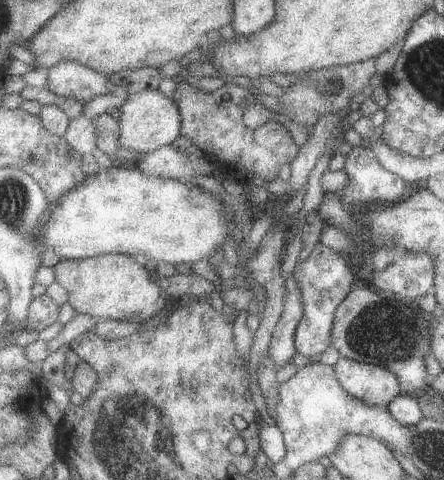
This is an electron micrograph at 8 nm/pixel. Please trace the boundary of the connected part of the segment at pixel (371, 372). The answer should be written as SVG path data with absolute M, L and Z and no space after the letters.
M339 356L332 369L340 387L365 404L386 406L400 393L397 379L383 367Z

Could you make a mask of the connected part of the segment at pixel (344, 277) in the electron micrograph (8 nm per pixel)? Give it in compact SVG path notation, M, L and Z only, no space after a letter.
M320 242L313 247L306 260L296 263L291 274L295 276L294 279L300 290L303 307L301 318L294 330L294 352L299 352L299 354L310 358L315 356L315 354L321 354L321 352L330 346L330 328L334 312L339 302L350 291L351 283L356 282L354 271L351 270L342 256L339 256L334 250L331 250Z

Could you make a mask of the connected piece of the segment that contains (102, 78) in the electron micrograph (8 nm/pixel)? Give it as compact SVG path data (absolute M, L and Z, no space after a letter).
M63 61L47 71L49 82L45 89L51 90L57 96L77 100L81 104L89 102L94 96L103 96L103 94L111 92L112 83L108 80L107 76L93 69L88 69L78 62Z

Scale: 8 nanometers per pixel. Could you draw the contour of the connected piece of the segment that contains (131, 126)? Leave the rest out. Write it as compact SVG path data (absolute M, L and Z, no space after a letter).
M157 90L128 93L119 111L118 146L135 150L137 156L171 145L179 134L180 118L177 107L172 98L163 97Z

